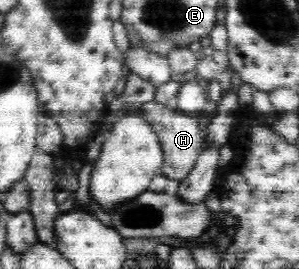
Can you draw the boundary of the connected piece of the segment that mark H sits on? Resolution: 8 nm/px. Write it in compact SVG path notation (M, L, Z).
M153 101L140 105L139 108L133 107L131 111L125 111L124 115L127 115L127 112L135 112L138 117L143 117L155 129L164 154L164 163L159 173L167 179L177 181L185 179L195 167L199 155L207 147L205 142L207 131L199 125L198 114L187 114L176 110L173 105L164 106Z

